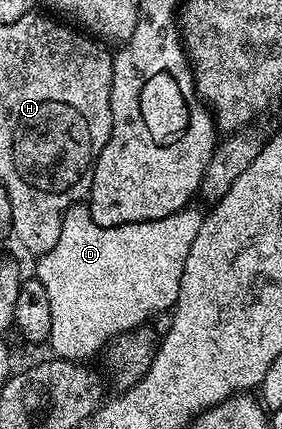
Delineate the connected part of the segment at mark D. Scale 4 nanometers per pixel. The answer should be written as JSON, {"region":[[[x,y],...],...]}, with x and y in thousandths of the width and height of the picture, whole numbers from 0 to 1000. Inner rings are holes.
{"region":[[[259,480],[227,503],[220,545],[191,583],[156,590],[124,608],[124,650],[163,667],[177,695],[177,779],[167,800],[216,839],[294,841],[298,830],[351,823],[387,797],[429,783],[436,774],[475,774],[521,758],[535,737],[564,727],[592,730],[631,695],[631,667],[645,657],[645,620],[660,620],[660,592],[702,555],[723,503],[670,480],[589,508],[521,513],[500,522],[436,522],[401,531],[365,531],[326,513],[309,483]]]}

